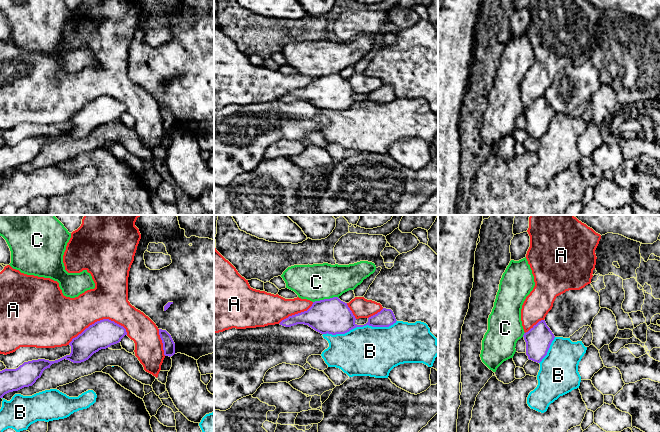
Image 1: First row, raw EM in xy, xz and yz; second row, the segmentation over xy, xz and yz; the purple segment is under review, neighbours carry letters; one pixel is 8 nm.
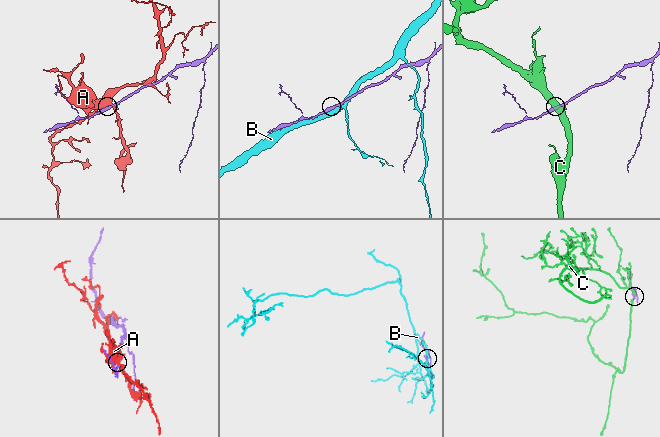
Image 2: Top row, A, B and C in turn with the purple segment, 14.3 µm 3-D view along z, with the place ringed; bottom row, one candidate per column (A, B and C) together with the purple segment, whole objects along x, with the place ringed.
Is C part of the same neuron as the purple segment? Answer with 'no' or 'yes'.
no

